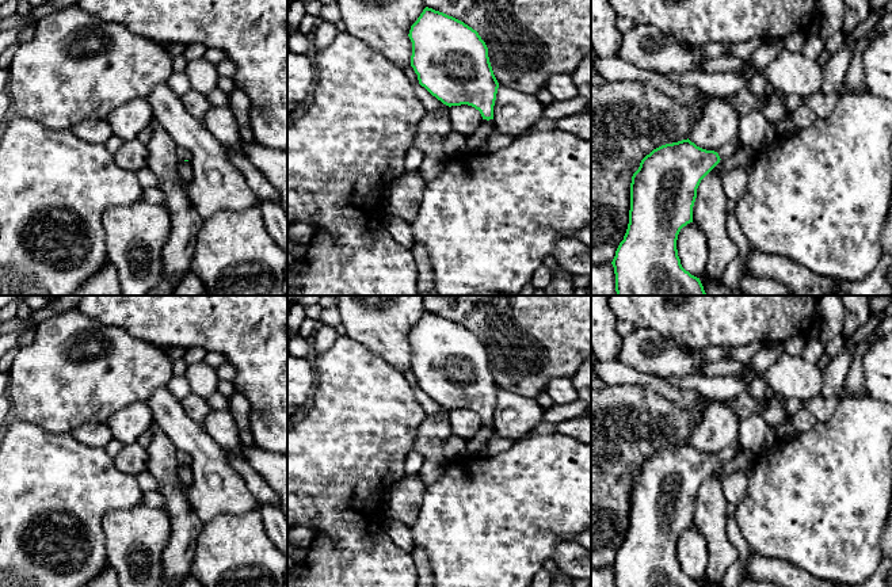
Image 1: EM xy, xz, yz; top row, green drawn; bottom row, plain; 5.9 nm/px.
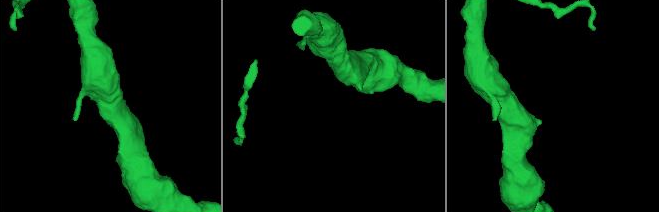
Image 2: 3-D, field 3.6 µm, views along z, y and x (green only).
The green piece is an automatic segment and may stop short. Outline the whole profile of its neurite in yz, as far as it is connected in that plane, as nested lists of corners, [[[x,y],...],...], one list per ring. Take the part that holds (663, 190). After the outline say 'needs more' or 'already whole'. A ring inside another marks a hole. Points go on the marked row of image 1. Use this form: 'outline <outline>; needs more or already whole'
outline [[[687,138],[662,145],[641,160],[630,183],[628,229],[611,262],[617,296],[708,296],[700,278],[682,267],[676,240],[681,229],[693,222],[693,206],[701,180],[740,146],[742,142],[735,140],[714,152]]]; needs more

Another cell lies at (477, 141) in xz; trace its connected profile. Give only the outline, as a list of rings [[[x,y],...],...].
[[[484,119],[479,129],[466,137],[466,152],[487,152],[487,140],[495,131],[493,119]]]

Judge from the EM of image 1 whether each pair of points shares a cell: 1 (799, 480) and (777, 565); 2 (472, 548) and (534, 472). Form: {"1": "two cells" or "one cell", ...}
{"1": "two cells", "2": "one cell"}

